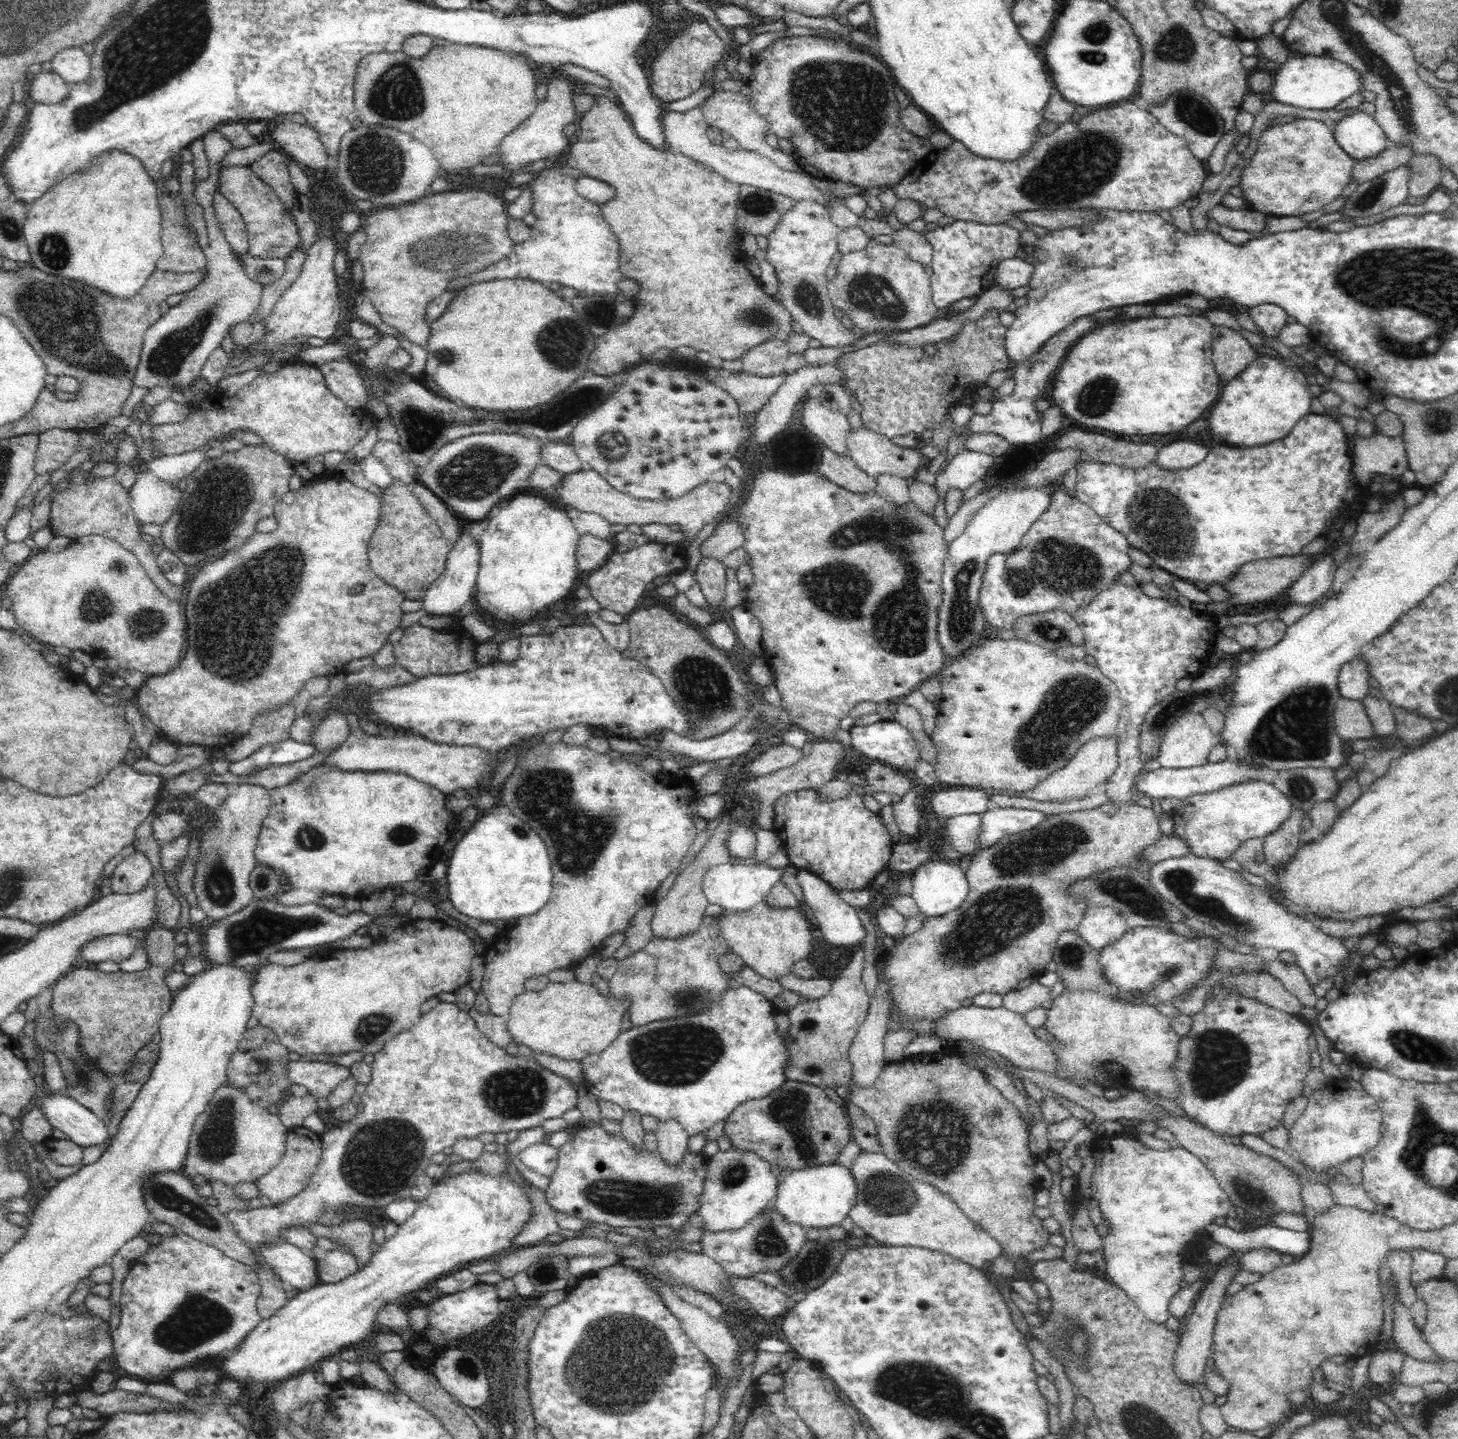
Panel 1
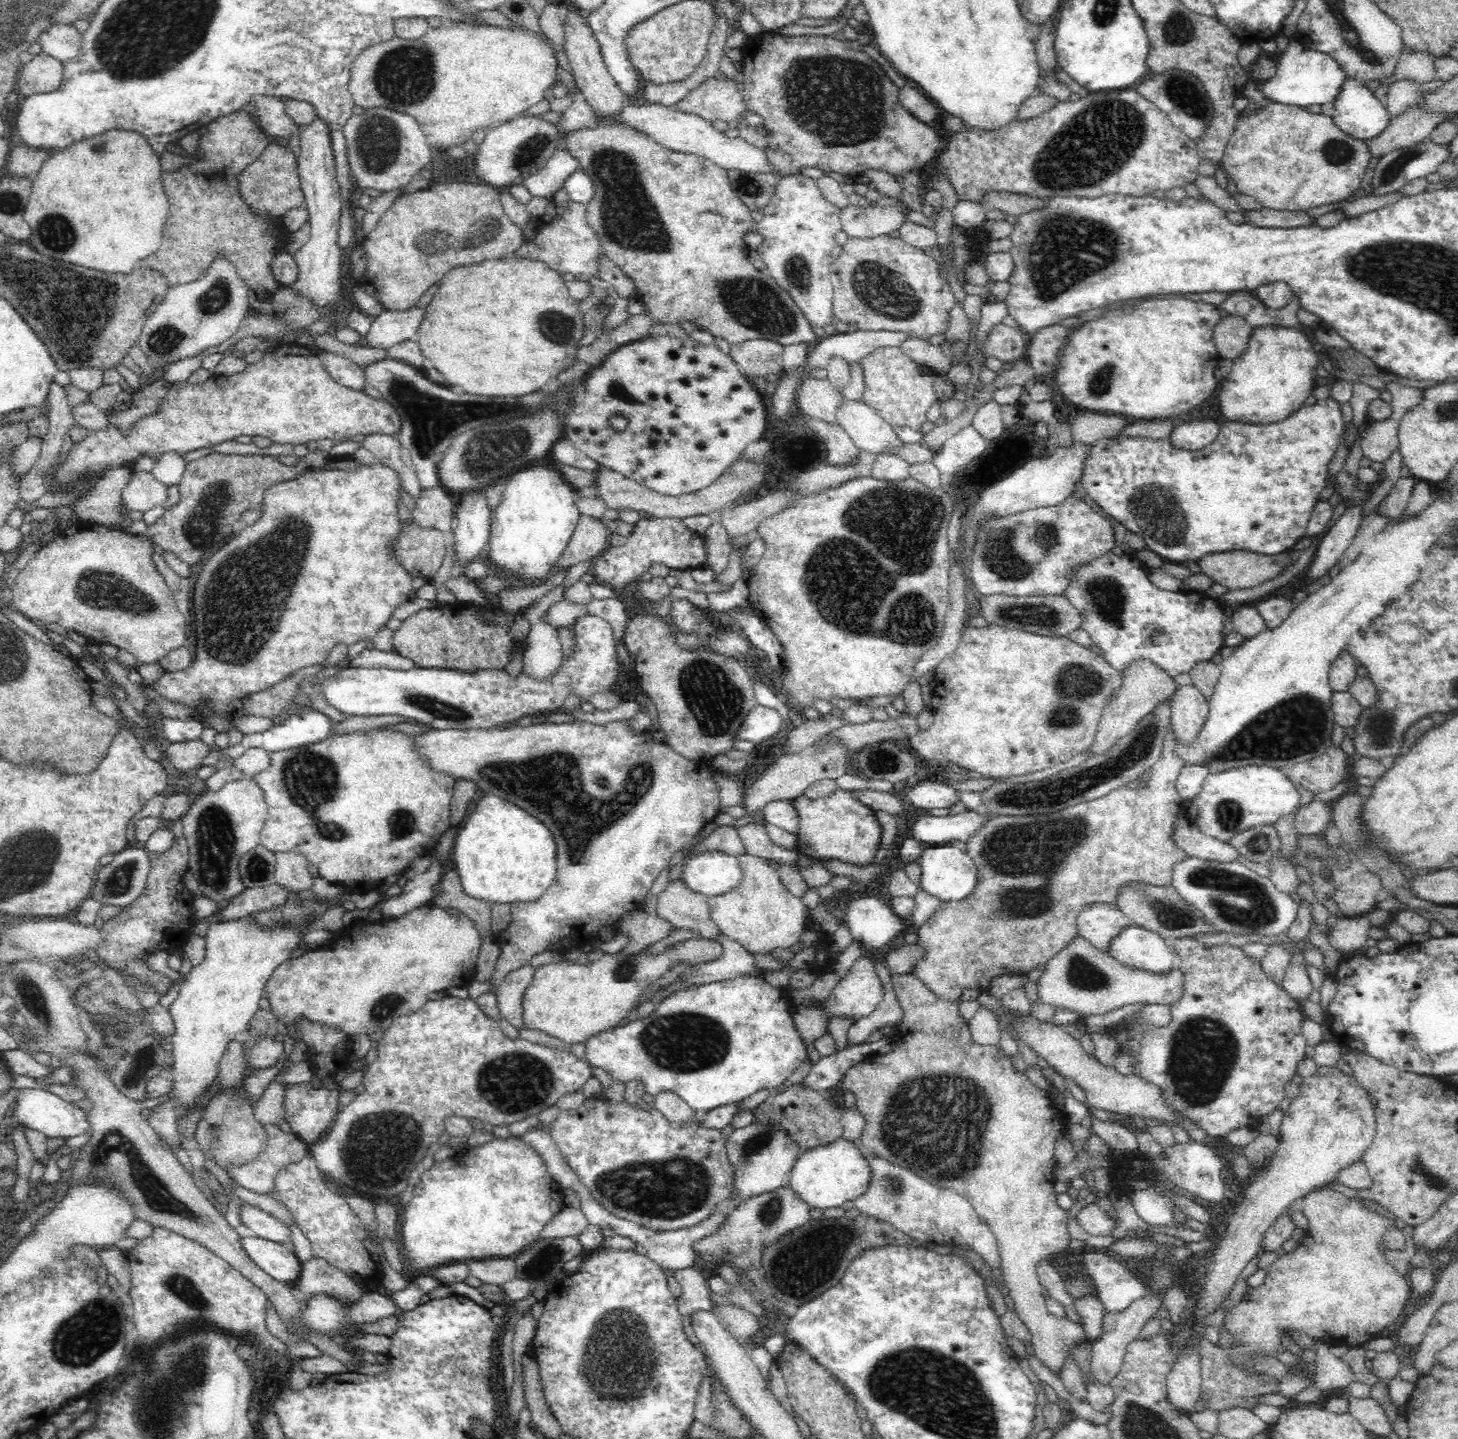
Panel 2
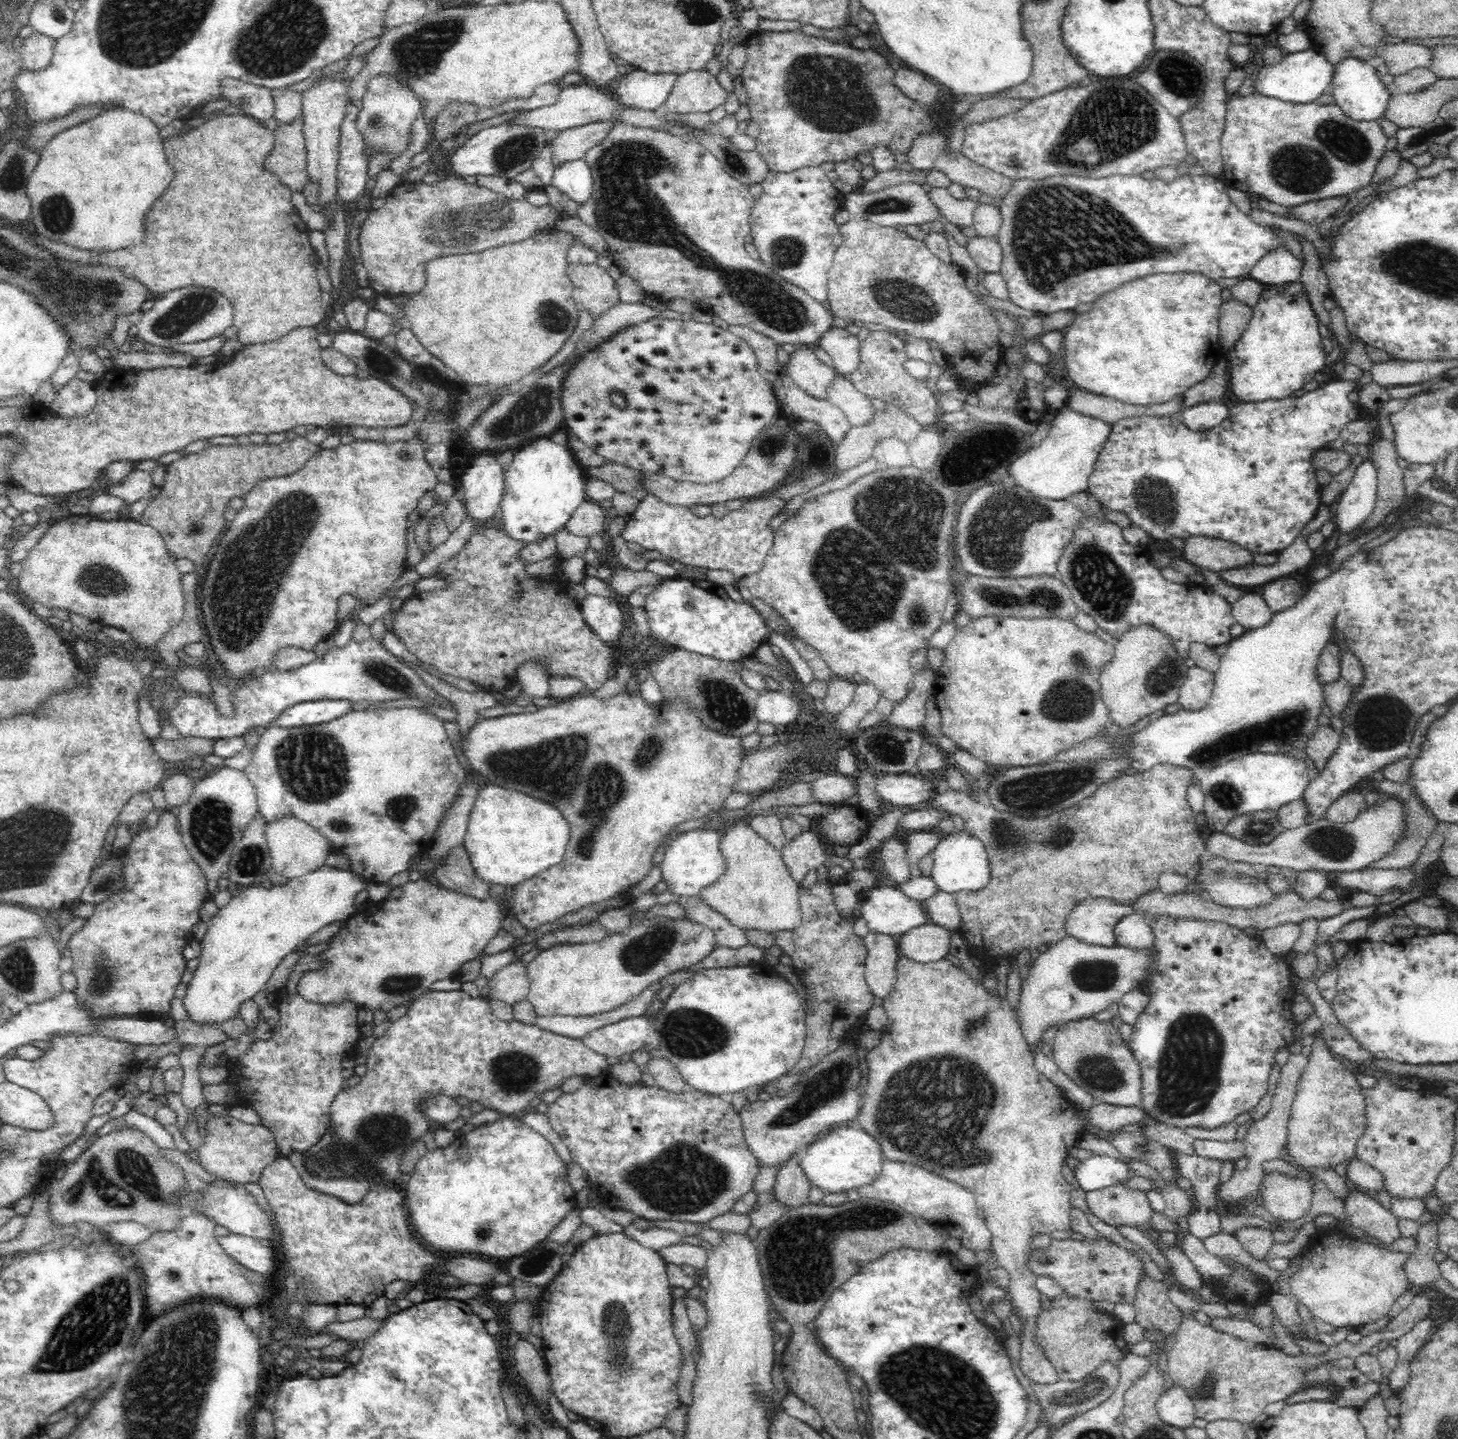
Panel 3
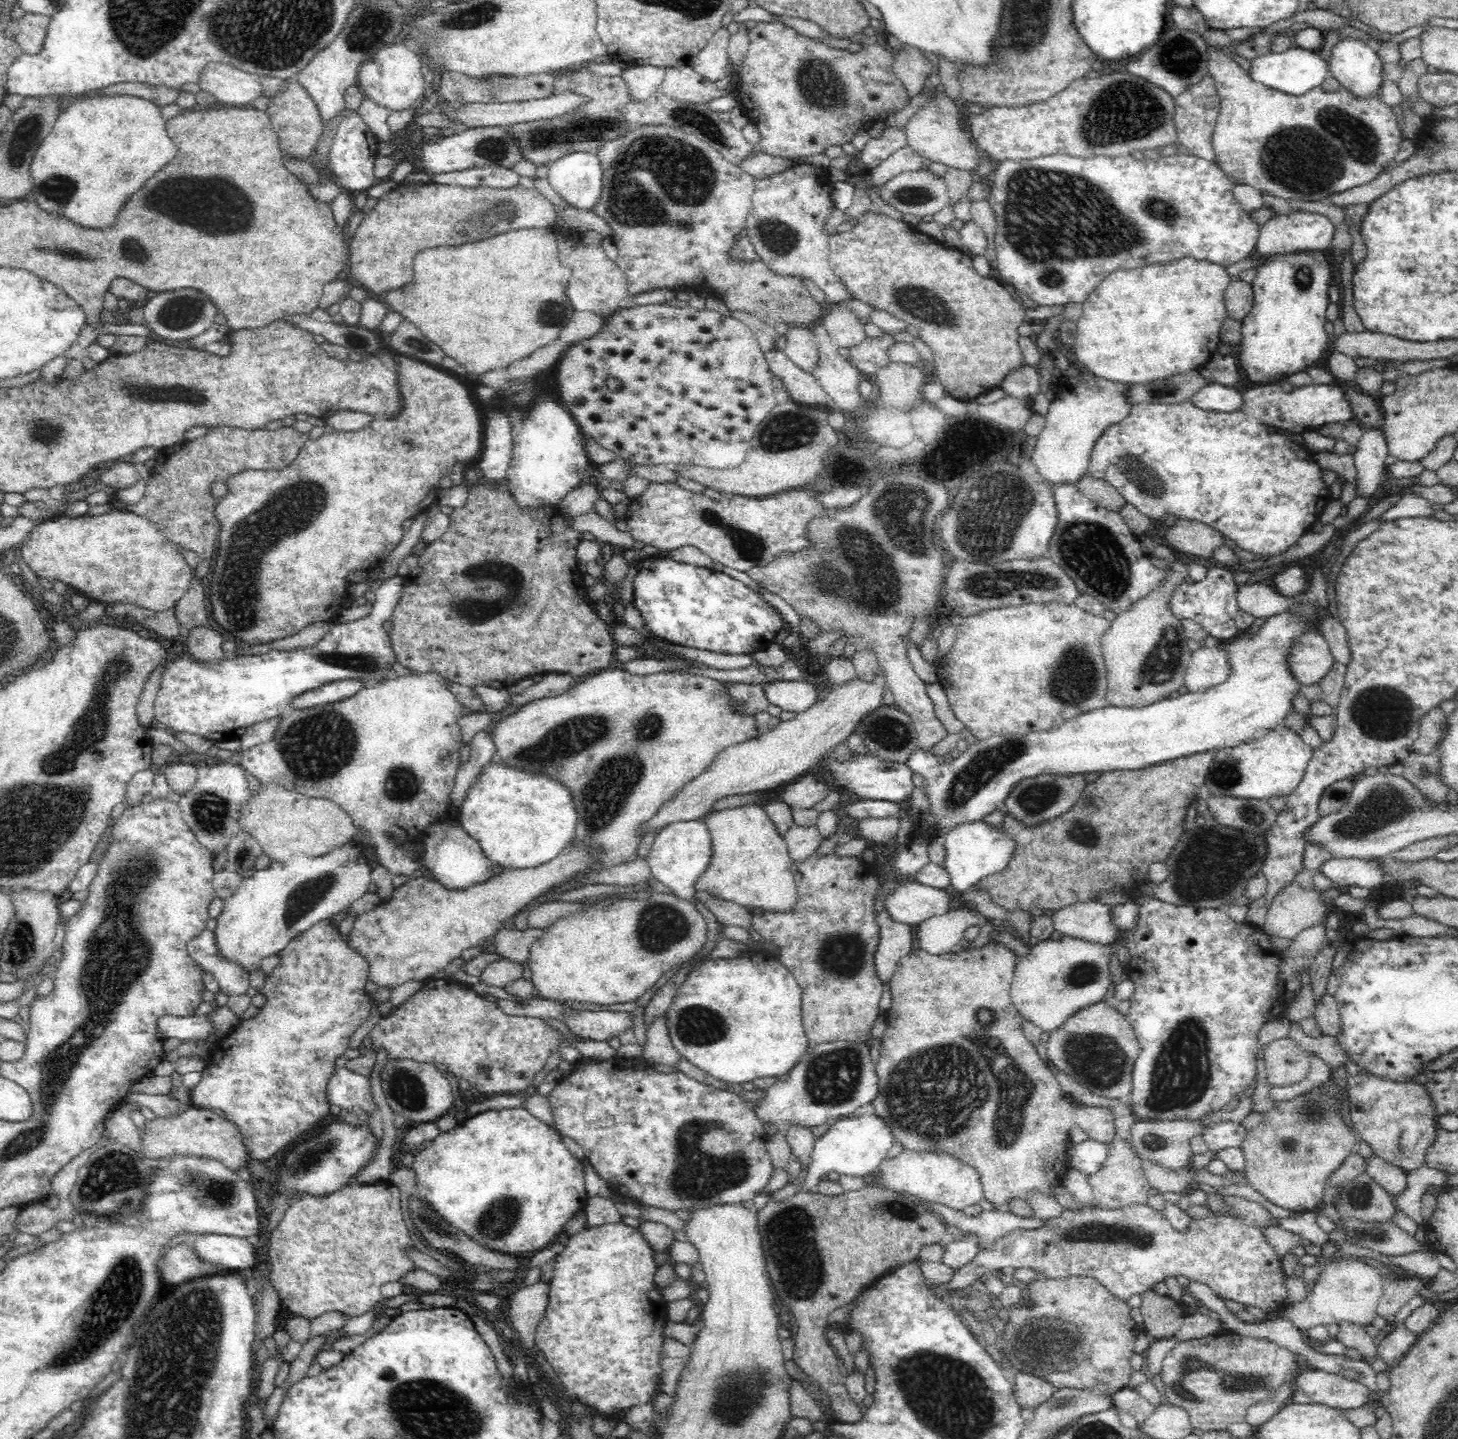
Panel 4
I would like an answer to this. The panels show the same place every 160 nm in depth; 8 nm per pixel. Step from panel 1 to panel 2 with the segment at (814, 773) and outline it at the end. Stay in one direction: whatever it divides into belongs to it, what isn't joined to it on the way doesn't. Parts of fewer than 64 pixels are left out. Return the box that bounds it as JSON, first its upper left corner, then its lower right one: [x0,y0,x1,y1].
[828,709,921,755]

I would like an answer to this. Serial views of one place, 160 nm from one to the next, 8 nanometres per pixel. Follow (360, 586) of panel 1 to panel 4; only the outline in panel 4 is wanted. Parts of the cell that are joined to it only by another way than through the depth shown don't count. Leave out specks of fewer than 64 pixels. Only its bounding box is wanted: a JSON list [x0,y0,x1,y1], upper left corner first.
[212,354,484,645]

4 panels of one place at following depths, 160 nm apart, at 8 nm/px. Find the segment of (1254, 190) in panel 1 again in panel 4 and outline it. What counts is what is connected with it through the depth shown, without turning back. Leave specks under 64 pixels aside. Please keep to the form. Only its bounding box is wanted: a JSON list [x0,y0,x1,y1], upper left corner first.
[1208,47,1402,202]

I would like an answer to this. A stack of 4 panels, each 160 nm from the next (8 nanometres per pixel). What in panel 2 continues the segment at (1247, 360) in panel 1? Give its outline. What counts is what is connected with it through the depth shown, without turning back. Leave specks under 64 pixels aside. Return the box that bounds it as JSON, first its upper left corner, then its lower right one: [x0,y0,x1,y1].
[1212,314,1253,360]

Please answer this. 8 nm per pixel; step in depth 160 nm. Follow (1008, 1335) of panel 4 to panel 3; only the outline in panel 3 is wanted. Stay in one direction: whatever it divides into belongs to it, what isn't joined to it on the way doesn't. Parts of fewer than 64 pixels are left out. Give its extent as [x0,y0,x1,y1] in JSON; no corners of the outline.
[1033,1294,1128,1381]

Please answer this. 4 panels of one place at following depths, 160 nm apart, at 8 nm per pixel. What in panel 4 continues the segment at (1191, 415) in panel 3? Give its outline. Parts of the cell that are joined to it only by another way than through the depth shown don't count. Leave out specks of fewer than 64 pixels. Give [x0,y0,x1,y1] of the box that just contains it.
[1191,382,1242,412]

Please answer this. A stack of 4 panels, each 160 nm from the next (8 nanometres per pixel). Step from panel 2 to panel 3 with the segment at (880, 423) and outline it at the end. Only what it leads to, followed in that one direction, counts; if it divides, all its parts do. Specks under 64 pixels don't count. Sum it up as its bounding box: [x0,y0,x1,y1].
[826,372,874,427]

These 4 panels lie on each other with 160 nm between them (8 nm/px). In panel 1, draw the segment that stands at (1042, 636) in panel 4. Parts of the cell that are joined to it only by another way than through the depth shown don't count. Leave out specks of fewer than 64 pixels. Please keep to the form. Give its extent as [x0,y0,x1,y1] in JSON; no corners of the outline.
[930,636,1122,796]

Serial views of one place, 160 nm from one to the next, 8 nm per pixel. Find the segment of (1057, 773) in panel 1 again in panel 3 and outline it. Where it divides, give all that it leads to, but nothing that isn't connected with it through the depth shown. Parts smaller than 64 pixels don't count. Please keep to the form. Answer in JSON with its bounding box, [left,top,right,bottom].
[1099,623,1188,727]

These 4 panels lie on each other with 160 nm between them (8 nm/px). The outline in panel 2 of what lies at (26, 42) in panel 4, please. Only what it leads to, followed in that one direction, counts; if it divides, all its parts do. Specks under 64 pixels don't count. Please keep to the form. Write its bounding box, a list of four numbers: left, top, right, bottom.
[16,50,63,96]

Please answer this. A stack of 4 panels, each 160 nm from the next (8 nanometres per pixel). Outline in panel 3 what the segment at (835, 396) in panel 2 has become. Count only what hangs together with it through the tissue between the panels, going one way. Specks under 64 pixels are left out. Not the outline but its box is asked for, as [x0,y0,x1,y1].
[786,344,836,399]

